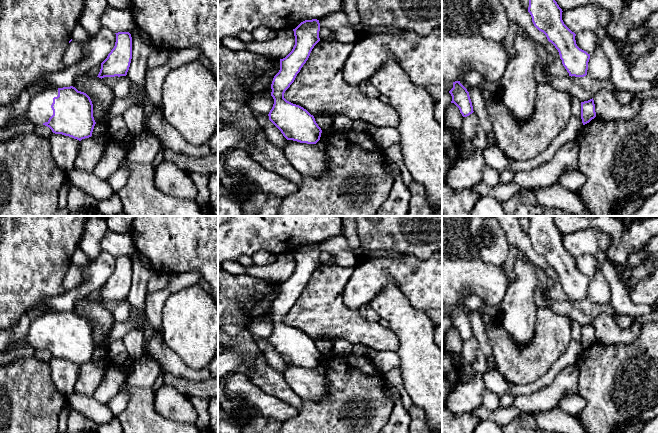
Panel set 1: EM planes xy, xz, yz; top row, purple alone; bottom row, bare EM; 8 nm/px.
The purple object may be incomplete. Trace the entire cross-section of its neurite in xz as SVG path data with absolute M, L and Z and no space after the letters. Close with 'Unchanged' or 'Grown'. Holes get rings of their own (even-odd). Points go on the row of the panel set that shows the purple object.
M305 20L293 31L295 45L285 58L280 59L280 70L271 84L274 104L268 116L287 140L316 144L320 140L322 130L314 116L303 107L287 101L284 93L294 82L314 46L320 41L319 20Z. Unchanged

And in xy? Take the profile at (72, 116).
M75 87L47 88L37 93L30 101L28 111L19 119L10 120L6 126L30 121L35 125L45 125L53 133L62 134L81 141L92 136L96 124L90 97Z. Grown

